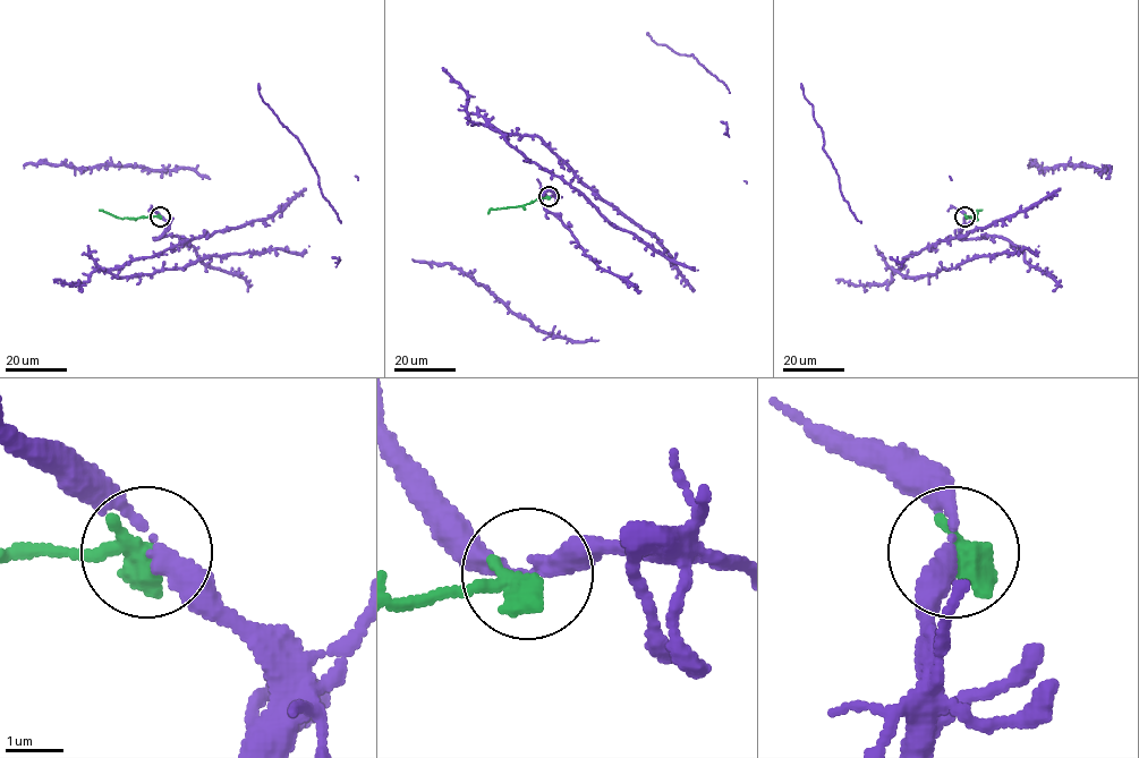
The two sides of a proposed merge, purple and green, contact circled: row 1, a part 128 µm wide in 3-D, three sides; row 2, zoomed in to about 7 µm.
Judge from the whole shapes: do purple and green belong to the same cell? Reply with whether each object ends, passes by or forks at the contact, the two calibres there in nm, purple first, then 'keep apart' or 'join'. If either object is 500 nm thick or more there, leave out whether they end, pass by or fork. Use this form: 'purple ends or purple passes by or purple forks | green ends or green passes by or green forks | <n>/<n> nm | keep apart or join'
320/500 nm | keep apart

